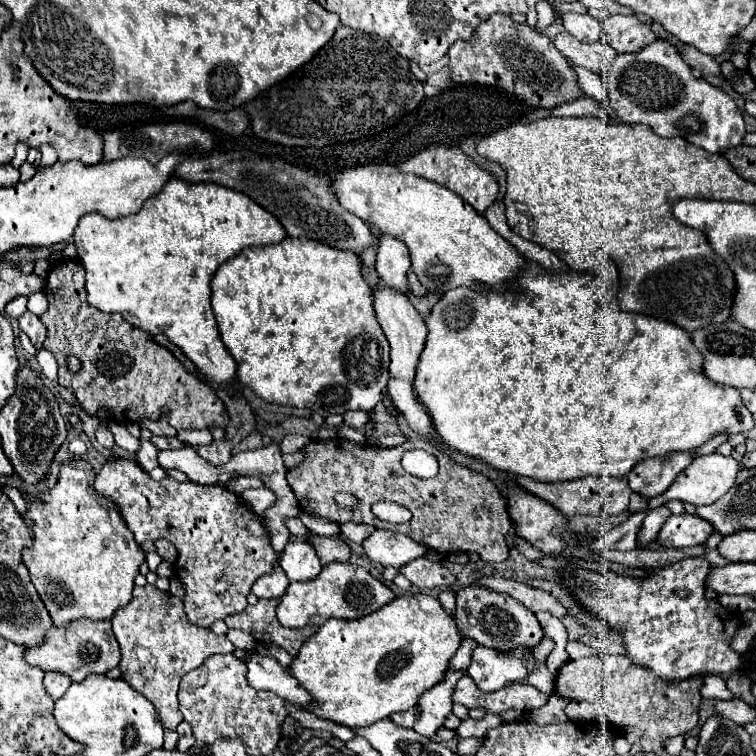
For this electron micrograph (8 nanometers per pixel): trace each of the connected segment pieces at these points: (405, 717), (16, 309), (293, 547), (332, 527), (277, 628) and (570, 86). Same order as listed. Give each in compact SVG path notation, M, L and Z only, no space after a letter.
M414 706L414 708L406 710L406 712L398 712L398 714L390 716L390 720L392 720L394 724L402 726L402 728L412 728L418 716L420 716L420 708L418 708L418 706Z
M18 296L18 298L14 298L14 300L10 300L8 304L6 304L6 314L8 316L12 316L12 318L18 318L18 316L22 316L24 312L26 312L26 296Z
M306 540L288 542L280 556L280 566L290 580L312 580L322 570L320 558Z
M302 516L302 522L306 526L310 526L310 530L314 530L322 536L336 536L340 532L338 524L332 524L330 520L320 520L320 518L314 518L314 516Z
M280 598L270 600L258 600L256 606L248 606L240 614L228 616L224 622L228 628L240 628L244 632L250 632L258 642L272 642L282 646L290 656L296 656L304 640L314 634L318 628L304 626L300 630L286 628L276 618L276 606Z
M492 14L486 22L476 26L470 40L454 42L448 56L450 80L454 84L482 84L498 88L528 108L552 110L584 96L574 68L568 64L568 58L556 50L552 40L526 22L516 24L506 14Z

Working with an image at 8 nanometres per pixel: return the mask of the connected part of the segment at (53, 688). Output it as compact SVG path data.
M46 672L44 674L44 688L52 700L58 700L68 690L70 684L72 684L72 680L68 680L68 676L64 676L60 672Z

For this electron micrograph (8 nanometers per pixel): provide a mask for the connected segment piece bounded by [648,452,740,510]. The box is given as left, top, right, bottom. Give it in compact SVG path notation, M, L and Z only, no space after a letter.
M714 452L714 454L708 454L708 456L694 458L690 462L690 466L684 472L680 472L680 476L674 480L674 484L664 494L648 499L648 509L661 506L666 500L680 500L680 502L690 502L690 504L696 504L696 506L712 504L732 488L738 472L740 472L740 464L732 456L726 458L726 456L720 456L720 454Z

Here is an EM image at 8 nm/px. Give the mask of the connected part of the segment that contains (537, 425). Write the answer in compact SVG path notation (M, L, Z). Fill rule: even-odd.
M528 270L518 278L518 288L518 292L512 290L504 294L456 288L446 292L444 298L434 304L430 316L426 318L428 336L420 360L416 364L414 392L418 402L430 414L436 434L452 450L470 458L478 458L490 468L510 472L516 476L528 476L538 482L566 482L590 474L600 478L624 478L644 458L664 458L674 452L692 452L718 434L748 432L754 426L752 414L740 400L740 394L734 388L726 388L704 376L704 370L700 368L700 352L696 352L696 346L692 344L688 332L664 320L656 320L634 312L622 312L618 308L618 278L614 274L606 270L598 272L596 276L576 272L534 274L532 270Z

